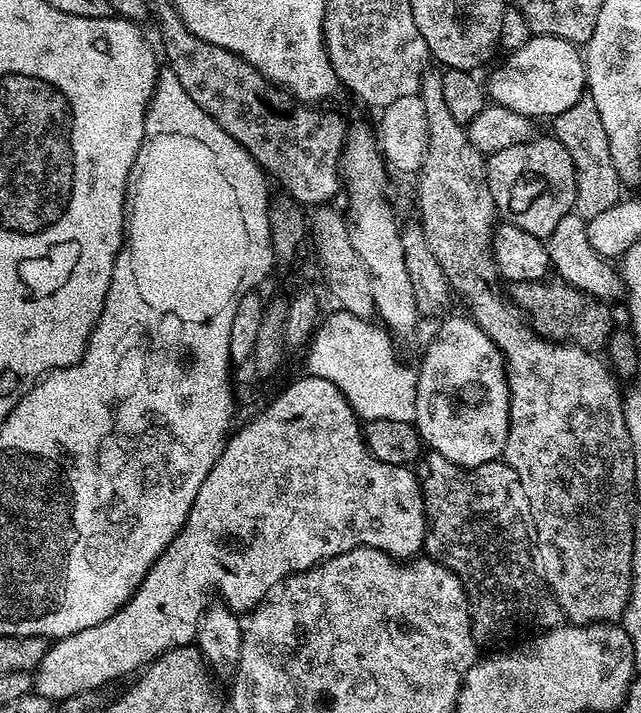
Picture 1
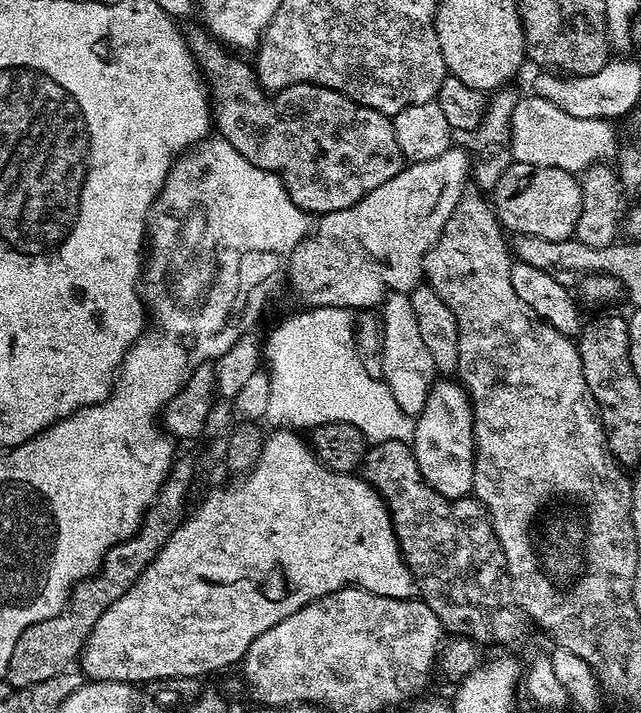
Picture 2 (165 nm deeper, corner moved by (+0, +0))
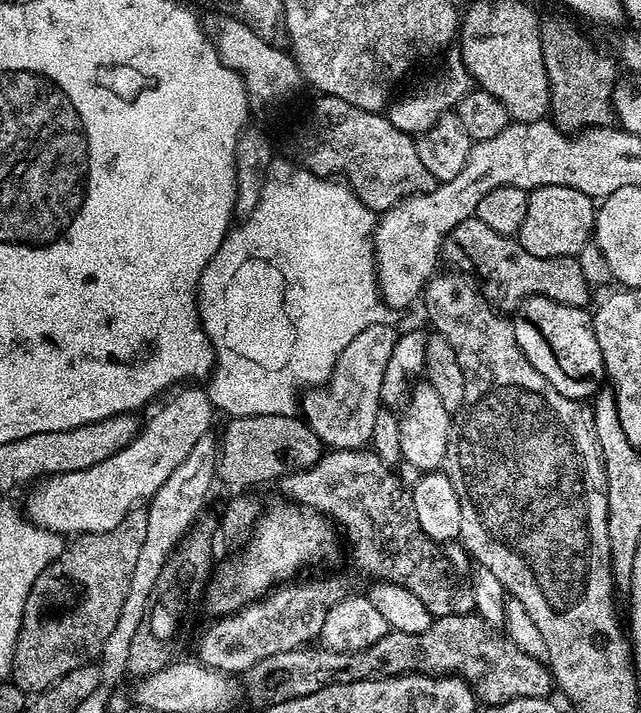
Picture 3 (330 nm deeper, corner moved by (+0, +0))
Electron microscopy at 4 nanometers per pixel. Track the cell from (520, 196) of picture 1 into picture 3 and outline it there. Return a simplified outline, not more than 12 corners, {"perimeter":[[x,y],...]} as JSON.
{"perimeter":[[579,190],[528,192],[520,244],[534,258],[577,257],[597,205]]}

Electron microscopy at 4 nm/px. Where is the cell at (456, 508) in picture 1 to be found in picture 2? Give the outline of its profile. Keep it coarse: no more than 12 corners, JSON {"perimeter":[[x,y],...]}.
{"perimeter":[[373,443],[388,507],[419,599],[449,633],[530,628],[488,511],[447,500],[411,443]]}

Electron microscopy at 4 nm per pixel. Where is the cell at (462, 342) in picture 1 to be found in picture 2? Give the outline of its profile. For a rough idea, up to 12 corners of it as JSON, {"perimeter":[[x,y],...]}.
{"perimeter":[[437,379],[415,417],[422,478],[469,495],[476,443],[463,384]]}

